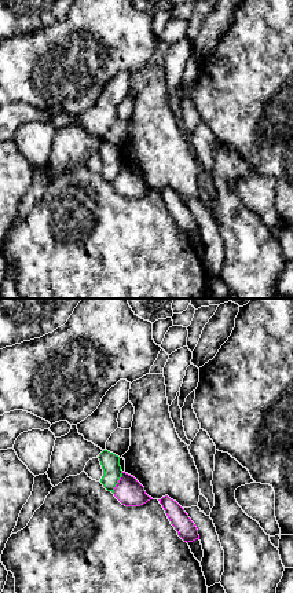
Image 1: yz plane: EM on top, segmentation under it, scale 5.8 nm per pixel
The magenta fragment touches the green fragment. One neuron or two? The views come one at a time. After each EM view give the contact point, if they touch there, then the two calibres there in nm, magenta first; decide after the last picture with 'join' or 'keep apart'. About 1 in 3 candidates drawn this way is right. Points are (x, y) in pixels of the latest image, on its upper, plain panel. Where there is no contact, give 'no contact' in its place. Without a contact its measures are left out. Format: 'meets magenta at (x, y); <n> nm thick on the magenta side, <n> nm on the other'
meets magenta at (118, 174); 160 nm thick on the magenta side, 110 nm on the other

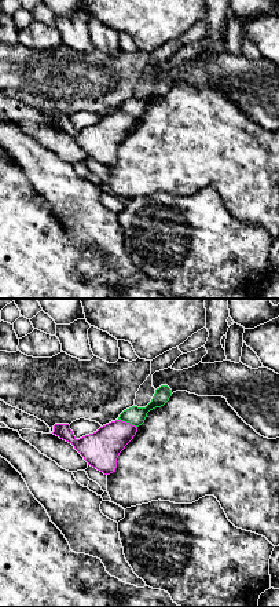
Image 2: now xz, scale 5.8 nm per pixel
meets magenta at (128, 114); 220 nm thick on the magenta side, 110 nm on the other

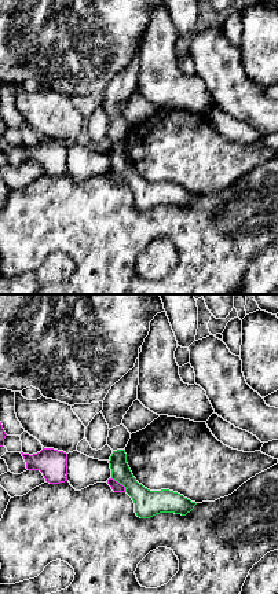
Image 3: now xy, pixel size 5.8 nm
meets magenta at (119, 175); 60 nm thick on the magenta side, 160 nm on the other

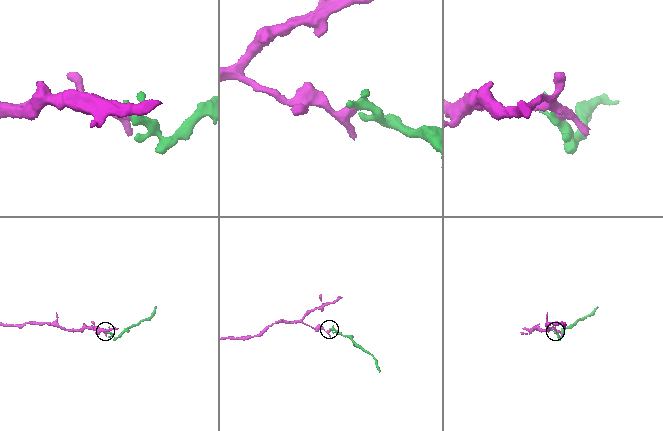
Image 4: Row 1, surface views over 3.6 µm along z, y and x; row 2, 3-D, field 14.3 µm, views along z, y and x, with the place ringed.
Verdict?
keep apart

